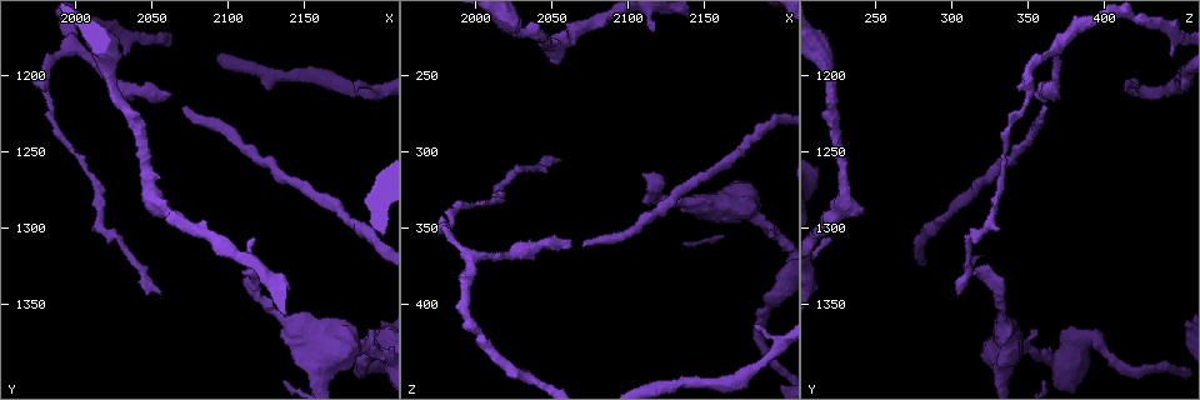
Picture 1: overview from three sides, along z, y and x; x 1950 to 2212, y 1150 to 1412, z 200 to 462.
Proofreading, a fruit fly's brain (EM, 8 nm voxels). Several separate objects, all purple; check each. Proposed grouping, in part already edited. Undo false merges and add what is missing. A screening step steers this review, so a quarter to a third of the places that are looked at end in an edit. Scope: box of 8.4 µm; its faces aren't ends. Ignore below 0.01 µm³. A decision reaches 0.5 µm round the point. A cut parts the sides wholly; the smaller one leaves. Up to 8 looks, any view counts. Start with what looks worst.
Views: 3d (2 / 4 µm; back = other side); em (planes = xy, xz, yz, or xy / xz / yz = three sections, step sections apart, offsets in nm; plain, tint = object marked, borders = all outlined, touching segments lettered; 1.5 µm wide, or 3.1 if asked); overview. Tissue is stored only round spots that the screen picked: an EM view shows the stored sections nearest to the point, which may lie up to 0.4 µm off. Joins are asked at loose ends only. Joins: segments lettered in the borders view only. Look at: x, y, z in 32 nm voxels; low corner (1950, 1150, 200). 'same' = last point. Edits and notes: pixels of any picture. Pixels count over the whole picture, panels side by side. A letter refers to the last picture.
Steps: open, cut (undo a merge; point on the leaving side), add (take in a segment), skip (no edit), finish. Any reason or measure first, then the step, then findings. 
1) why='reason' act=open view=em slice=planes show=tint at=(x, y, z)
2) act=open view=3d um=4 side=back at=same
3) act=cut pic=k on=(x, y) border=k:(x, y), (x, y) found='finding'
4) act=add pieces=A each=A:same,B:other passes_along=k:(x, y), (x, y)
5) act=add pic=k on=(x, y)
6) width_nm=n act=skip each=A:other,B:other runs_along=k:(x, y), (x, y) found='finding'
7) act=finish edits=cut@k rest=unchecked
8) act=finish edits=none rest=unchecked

act=open view=3d um=2 at=(2062, 1214, 364)

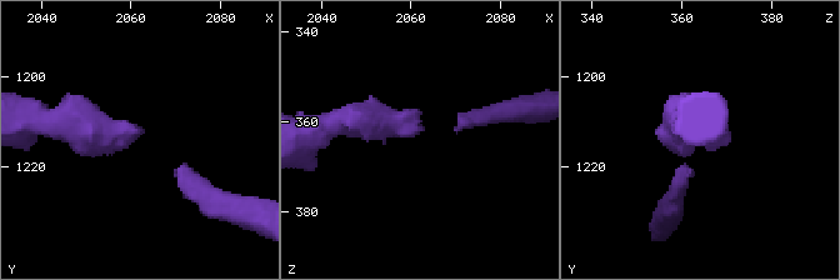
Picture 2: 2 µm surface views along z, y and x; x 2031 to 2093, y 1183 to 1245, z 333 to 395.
why='need the tissue' act=open view=em slice=planes show=borders at=(2062, 1214, 363)

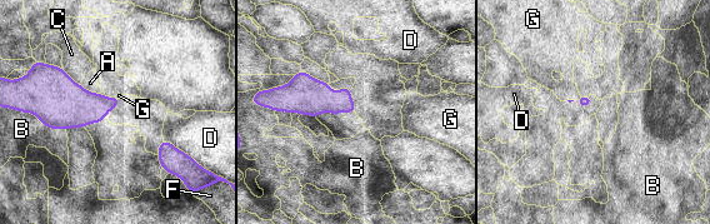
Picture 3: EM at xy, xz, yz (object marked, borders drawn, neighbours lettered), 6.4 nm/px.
act=skip each=A:other,B:other,C:other,D:other,F:other,G:other found='no lettered segment goes on from it'

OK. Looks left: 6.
why='free end' act=open view=em slice=xy step=4 show=tint at=(2192, 1366, 352)

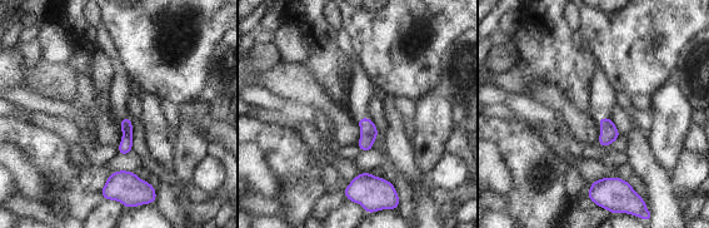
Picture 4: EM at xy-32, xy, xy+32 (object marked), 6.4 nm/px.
act=open view=em slice=planes show=borders at=same

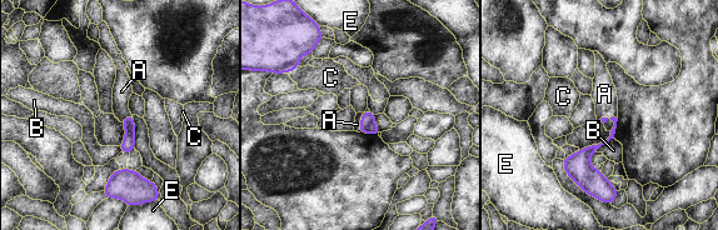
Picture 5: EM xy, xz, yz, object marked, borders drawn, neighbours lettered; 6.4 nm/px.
longest_contact=B:150nm act=add pieces=A each=A:same,B:other,C:other,E:other found='it goes on there'

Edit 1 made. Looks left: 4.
why='free end' act=open view=3d um=2 at=(2184, 1212, 414)

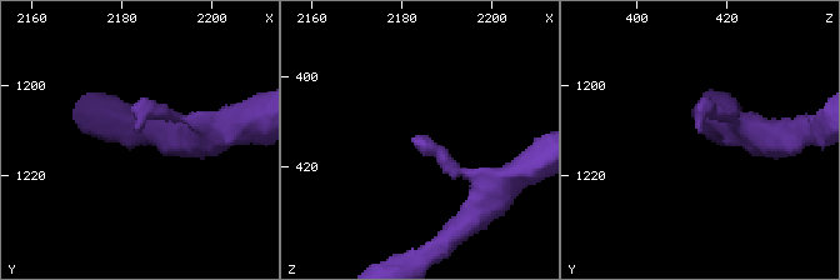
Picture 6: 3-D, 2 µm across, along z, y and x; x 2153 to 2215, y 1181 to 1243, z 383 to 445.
act=open view=em slice=planes show=plain at=(2183, 1211, 414)

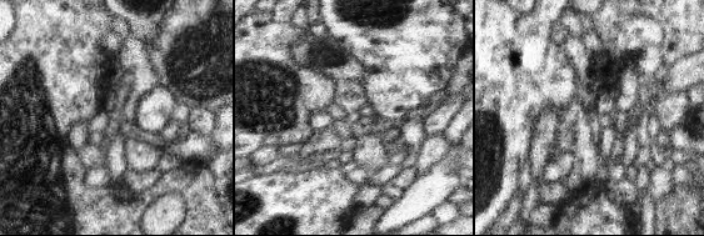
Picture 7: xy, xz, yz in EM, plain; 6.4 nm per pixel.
why='see the neighbours' act=open view=em slice=planes show=borders at=same

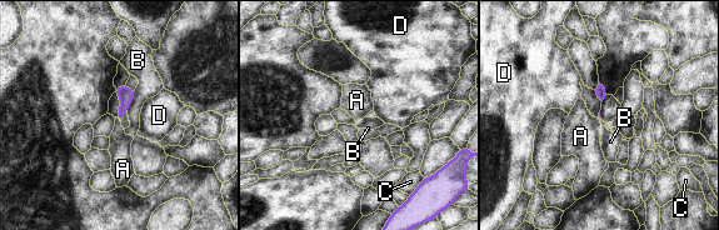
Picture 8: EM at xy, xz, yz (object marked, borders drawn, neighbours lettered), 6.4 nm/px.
act=skip each=A:other,B:other,C:other,D:other border=8:(607, 95), (602, 100) found='none of them fits'

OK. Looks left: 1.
act=finish edits=add@5 rest=unchecked

